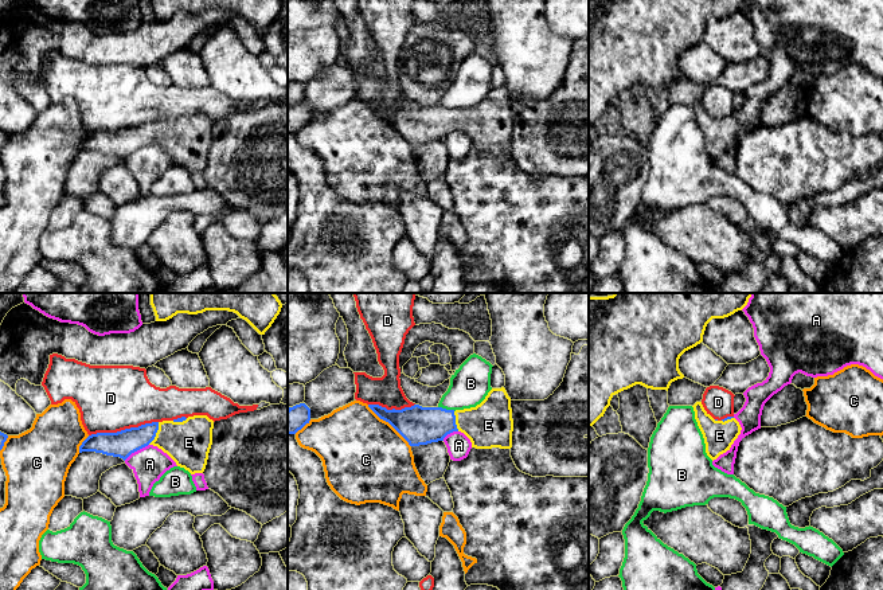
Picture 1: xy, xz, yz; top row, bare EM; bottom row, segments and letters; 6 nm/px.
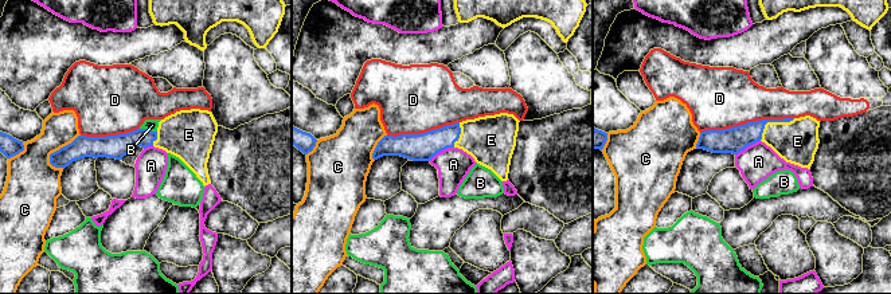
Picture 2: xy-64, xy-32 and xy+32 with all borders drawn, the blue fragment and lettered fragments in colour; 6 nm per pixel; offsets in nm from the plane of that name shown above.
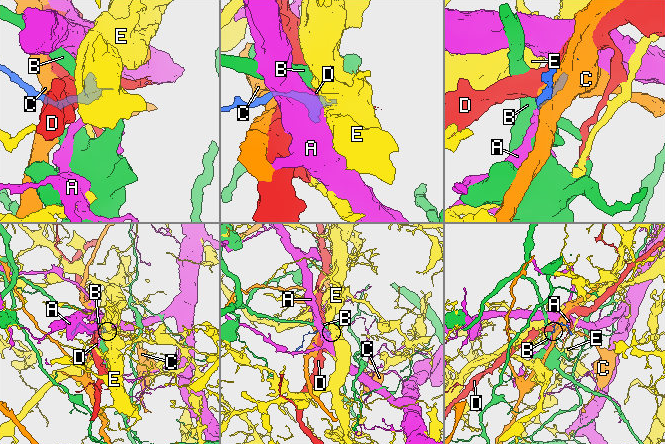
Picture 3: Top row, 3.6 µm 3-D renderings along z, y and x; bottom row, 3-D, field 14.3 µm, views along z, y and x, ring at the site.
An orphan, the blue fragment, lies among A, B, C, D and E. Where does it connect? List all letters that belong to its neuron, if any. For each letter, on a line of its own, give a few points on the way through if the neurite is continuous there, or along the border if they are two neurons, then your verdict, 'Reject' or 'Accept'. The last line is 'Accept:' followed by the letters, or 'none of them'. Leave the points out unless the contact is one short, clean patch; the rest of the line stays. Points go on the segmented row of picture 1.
A: Reject
B: Boundary: xz (438, 406), (454, 410). Reject
C: Reject
D: Reject
E: Path across: xy (122, 444), (156, 432), (188, 442). Accept
Accept: E

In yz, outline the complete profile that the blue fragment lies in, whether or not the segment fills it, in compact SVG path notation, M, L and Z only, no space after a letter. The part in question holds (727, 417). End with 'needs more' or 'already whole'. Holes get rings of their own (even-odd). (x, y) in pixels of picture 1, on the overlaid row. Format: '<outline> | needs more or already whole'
M696 402L692 407L695 419L704 438L706 453L714 461L720 454L730 450L731 445L741 434L742 427L734 417L715 421L704 410L702 402Z | needs more

